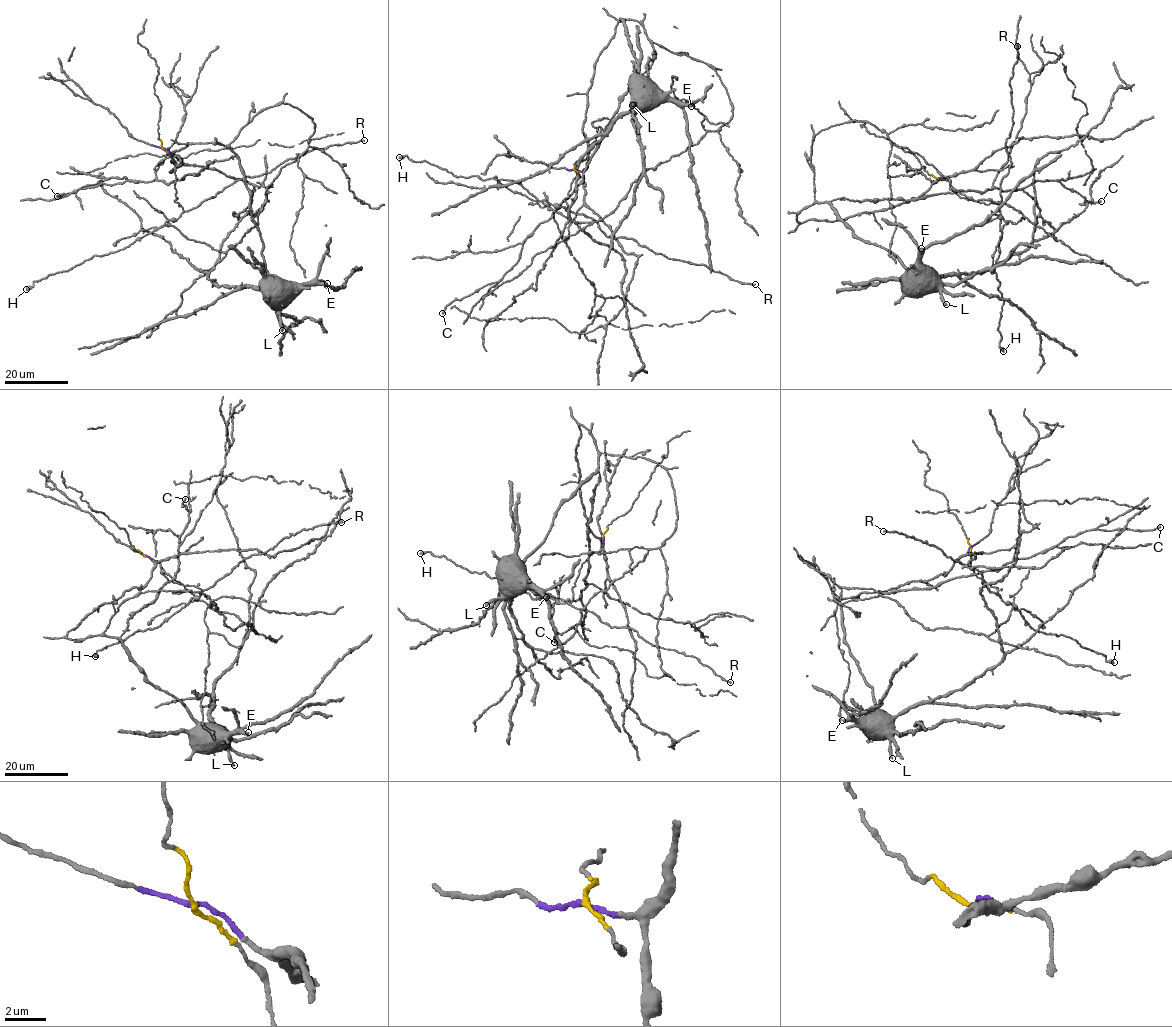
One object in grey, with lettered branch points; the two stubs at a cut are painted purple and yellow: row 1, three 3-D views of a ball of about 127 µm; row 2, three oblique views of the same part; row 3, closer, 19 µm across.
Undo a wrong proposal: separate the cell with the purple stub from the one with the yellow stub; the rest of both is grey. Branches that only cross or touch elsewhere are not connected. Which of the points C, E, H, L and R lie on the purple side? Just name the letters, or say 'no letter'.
C, E, L

